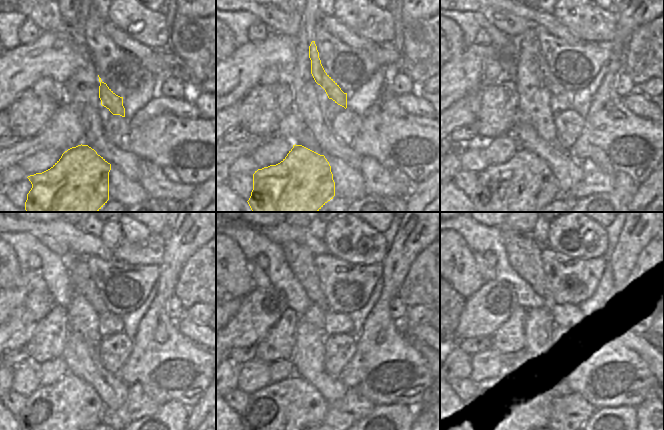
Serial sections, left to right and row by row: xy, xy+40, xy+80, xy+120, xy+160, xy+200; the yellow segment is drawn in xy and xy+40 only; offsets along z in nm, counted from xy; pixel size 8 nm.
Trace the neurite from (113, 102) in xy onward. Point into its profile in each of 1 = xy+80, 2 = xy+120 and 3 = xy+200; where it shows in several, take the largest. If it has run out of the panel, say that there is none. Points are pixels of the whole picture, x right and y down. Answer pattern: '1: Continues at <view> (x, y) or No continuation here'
1: Continues at xy+80 (547, 78)
2: Continues at xy+120 (79, 271)
3: Continues at xy+200 (523, 252)

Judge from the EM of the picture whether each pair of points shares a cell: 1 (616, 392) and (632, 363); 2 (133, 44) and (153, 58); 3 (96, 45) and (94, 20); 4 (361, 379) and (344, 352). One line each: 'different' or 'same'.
1: same
2: same
3: same
4: different

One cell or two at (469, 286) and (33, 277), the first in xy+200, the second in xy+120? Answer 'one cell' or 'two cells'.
two cells

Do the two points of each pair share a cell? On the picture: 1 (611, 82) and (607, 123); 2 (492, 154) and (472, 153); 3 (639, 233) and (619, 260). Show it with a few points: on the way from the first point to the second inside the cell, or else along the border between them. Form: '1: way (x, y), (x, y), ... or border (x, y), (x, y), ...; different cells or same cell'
1: way (607, 92), (607, 113); same cell
2: border (480, 143), (480, 157), (487, 164); different cells
3: way (632, 240), (625, 253); same cell

